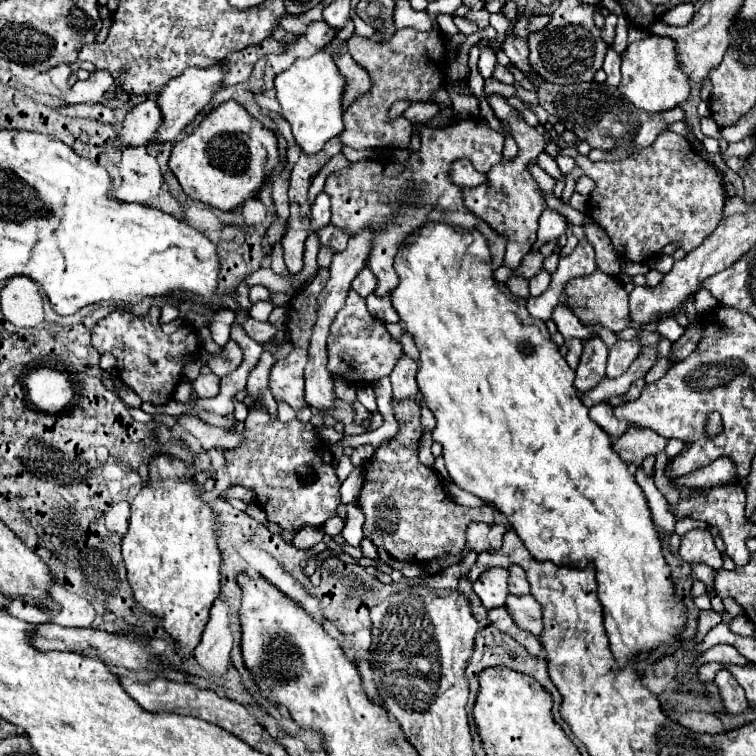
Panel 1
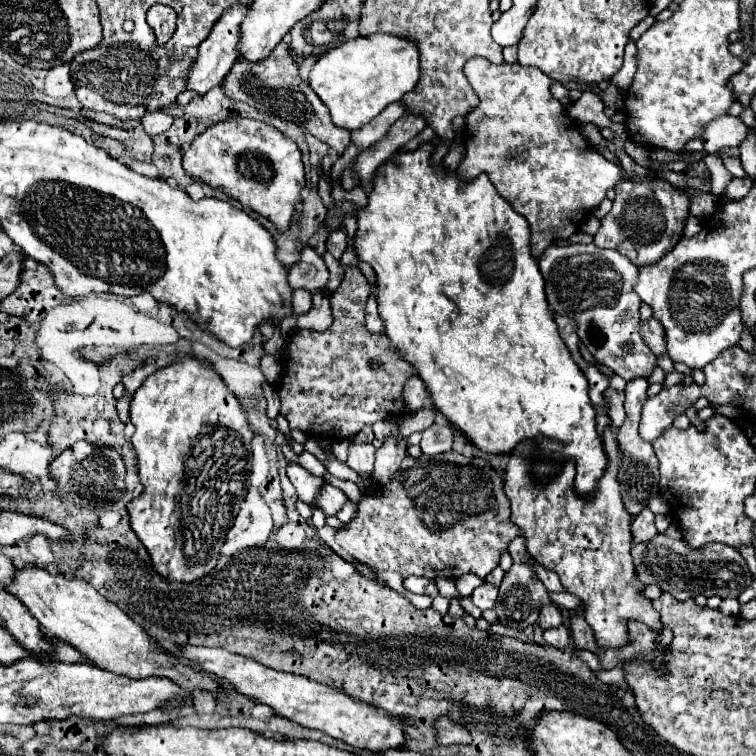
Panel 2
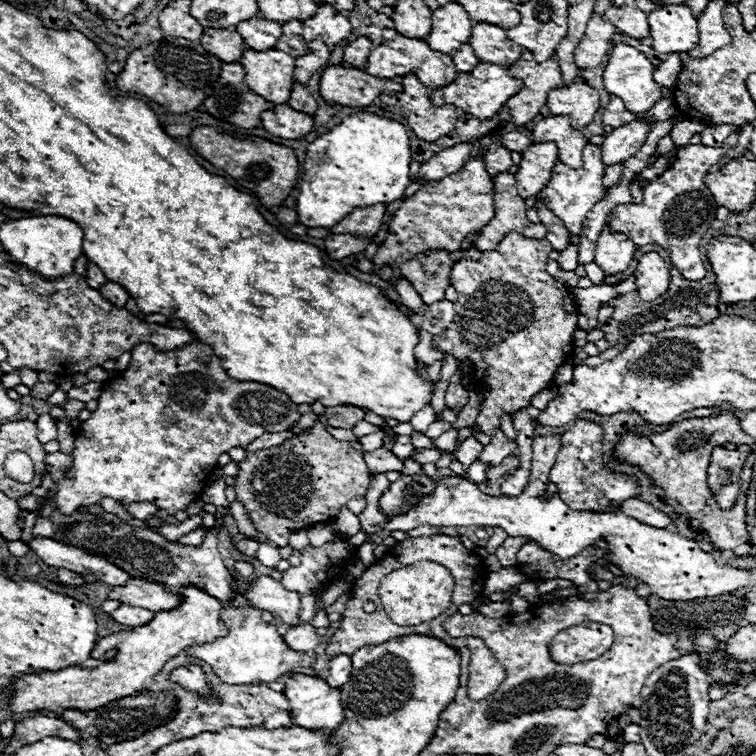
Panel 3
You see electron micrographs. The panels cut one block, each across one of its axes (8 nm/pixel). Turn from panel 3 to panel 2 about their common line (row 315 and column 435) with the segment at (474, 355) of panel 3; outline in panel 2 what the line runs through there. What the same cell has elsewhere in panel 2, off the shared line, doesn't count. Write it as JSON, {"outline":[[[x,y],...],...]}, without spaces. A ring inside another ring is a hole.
{"outline":[[[446,452],[446,454],[438,454],[438,456],[420,456],[420,458],[412,458],[412,456],[406,456],[402,466],[400,466],[400,472],[396,474],[396,480],[392,480],[392,484],[388,484],[388,488],[380,488],[376,486],[372,494],[366,494],[362,496],[360,504],[358,504],[358,512],[356,512],[356,518],[350,520],[344,528],[336,530],[336,542],[360,564],[366,564],[368,568],[380,572],[398,572],[402,578],[408,578],[410,574],[414,576],[426,576],[426,578],[438,578],[438,576],[444,576],[444,578],[458,578],[462,574],[476,574],[480,578],[486,578],[496,566],[498,566],[498,560],[502,556],[502,552],[508,548],[508,544],[520,534],[520,528],[510,520],[510,502],[504,494],[504,482],[500,478],[500,474],[482,458],[466,458],[458,452]]]}

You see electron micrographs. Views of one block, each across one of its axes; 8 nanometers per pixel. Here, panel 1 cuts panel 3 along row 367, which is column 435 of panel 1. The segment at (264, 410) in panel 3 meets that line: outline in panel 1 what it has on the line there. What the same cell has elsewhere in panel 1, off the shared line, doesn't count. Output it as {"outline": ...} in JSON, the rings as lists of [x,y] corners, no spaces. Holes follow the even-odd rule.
{"outline":[[[454,120],[446,128],[428,128],[420,126],[422,148],[412,154],[406,166],[400,164],[382,164],[376,160],[354,162],[348,168],[336,170],[326,178],[324,190],[332,196],[332,224],[346,228],[350,234],[364,230],[366,226],[376,228],[374,252],[368,260],[368,268],[378,276],[376,294],[384,296],[392,292],[398,284],[398,276],[392,268],[398,246],[406,234],[412,234],[418,226],[430,220],[444,220],[452,226],[462,228],[480,228],[488,238],[492,248],[494,268],[502,266],[504,258],[504,236],[496,234],[484,220],[470,214],[462,202],[462,192],[450,180],[450,164],[458,158],[470,158],[480,172],[488,172],[494,164],[502,162],[504,134],[488,128],[480,120]],[[400,222],[400,226],[394,226]]]}

